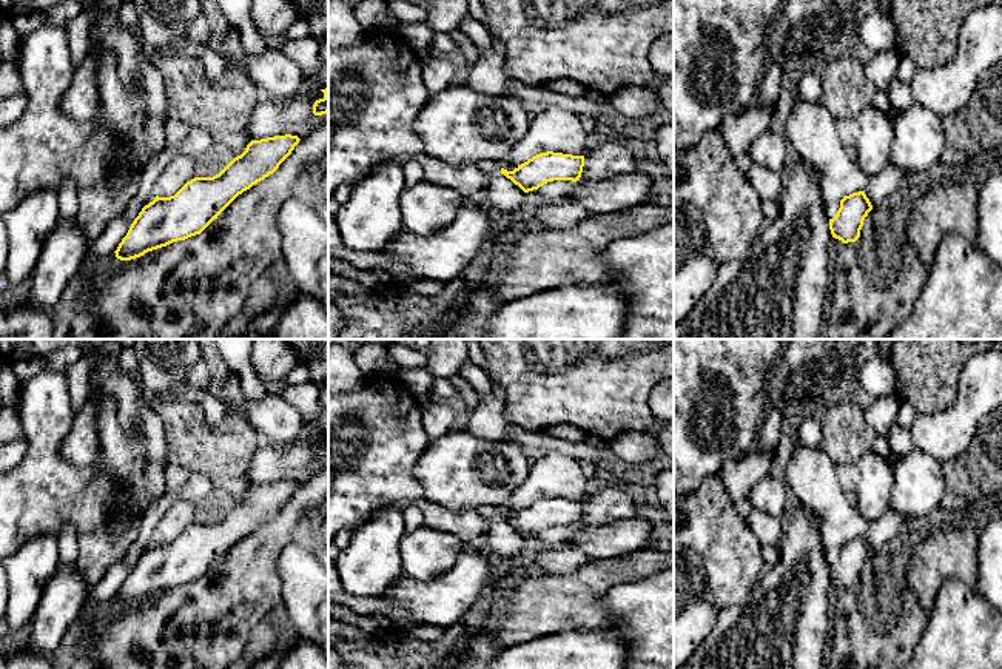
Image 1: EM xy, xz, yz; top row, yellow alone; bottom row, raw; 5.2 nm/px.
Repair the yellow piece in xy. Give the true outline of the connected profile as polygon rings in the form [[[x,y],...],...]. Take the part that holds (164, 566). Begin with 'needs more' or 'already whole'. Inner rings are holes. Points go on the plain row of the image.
already whole; [[[291,479],[251,486],[219,519],[194,523],[174,541],[156,541],[131,569],[116,603],[131,606],[200,580],[239,540],[273,519],[299,486]]]

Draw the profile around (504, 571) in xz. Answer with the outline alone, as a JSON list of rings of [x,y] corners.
[[[489,546],[476,552],[489,560],[492,573],[499,584],[509,584],[518,578],[519,569],[509,558],[495,553]]]

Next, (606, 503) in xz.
[[[595,484],[584,498],[580,526],[597,527],[634,516],[640,509],[614,484]]]

